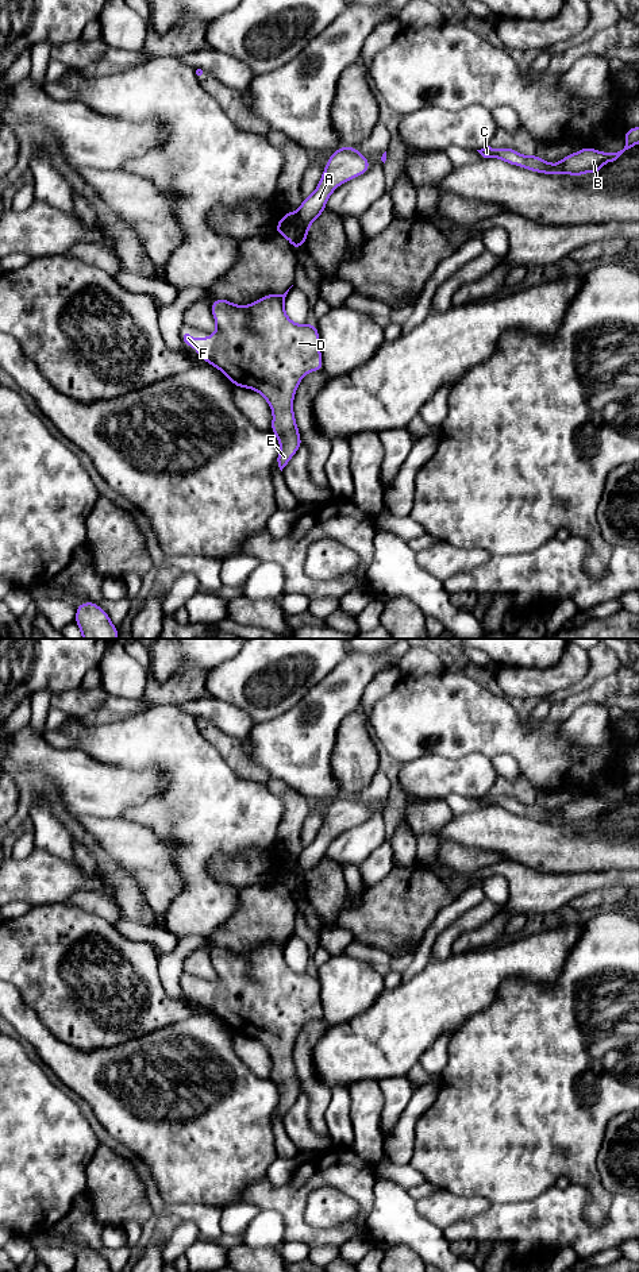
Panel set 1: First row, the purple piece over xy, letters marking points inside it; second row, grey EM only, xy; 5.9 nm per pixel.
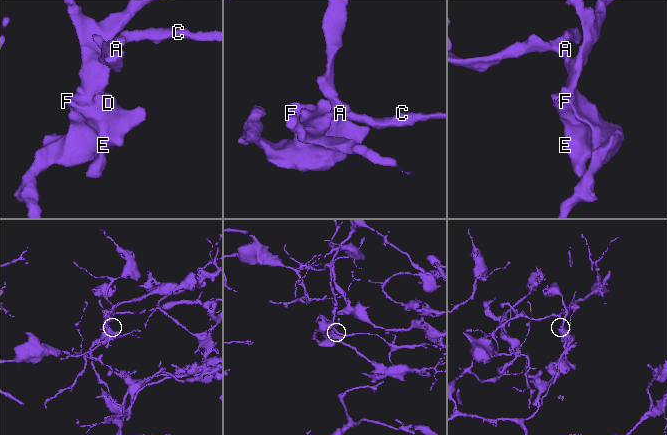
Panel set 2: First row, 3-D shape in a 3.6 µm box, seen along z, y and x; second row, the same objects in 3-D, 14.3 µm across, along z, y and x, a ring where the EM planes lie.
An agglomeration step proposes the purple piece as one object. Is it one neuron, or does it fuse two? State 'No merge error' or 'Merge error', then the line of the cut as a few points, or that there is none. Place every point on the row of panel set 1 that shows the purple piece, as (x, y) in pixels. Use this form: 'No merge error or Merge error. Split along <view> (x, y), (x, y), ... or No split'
Merge error. Split along xy (295, 212), (308, 227)

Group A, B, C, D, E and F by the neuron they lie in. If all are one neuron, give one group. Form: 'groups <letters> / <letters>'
groups A B C / D E F

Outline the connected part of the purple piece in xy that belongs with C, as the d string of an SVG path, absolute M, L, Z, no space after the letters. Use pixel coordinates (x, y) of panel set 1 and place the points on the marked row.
M639 127L627 128L624 149L617 153L597 151L590 146L563 157L557 165L542 159L536 154L521 155L513 147L492 149L490 146L477 150L484 158L497 158L509 165L528 169L540 174L570 174L581 177L584 173L601 174L601 166L616 161L625 150L639 143Z

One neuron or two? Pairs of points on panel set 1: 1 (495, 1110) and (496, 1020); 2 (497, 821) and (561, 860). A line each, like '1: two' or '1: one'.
1: one
2: one

